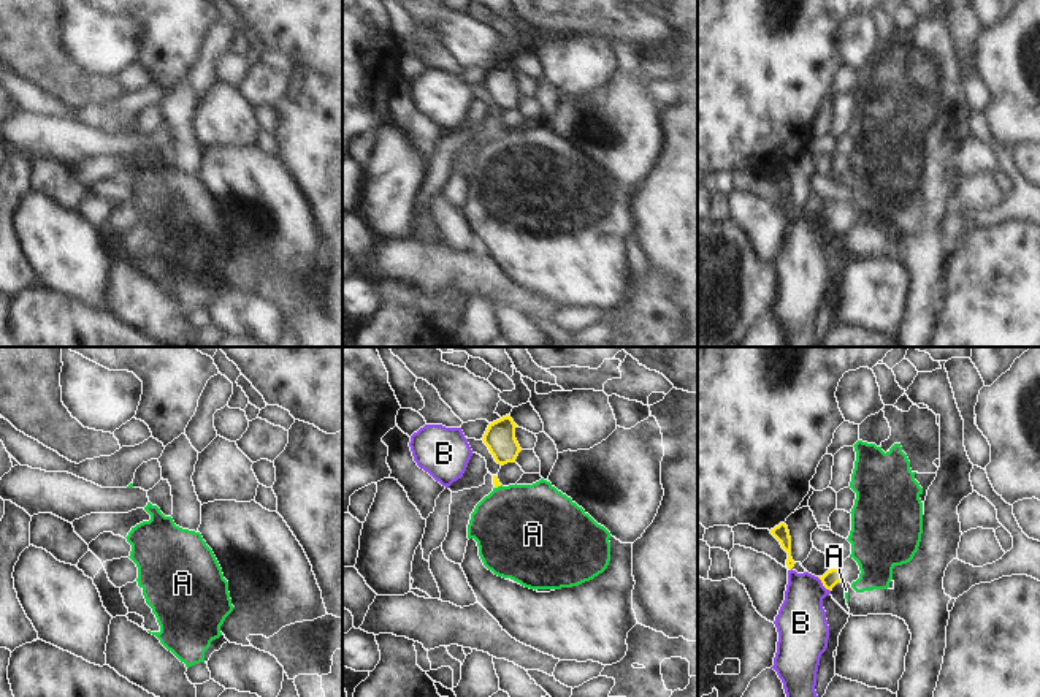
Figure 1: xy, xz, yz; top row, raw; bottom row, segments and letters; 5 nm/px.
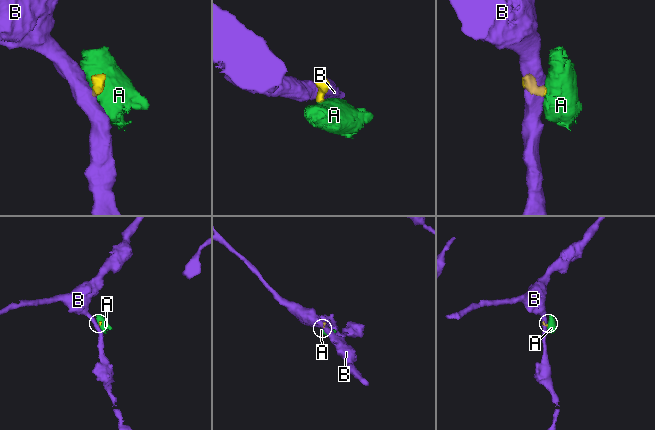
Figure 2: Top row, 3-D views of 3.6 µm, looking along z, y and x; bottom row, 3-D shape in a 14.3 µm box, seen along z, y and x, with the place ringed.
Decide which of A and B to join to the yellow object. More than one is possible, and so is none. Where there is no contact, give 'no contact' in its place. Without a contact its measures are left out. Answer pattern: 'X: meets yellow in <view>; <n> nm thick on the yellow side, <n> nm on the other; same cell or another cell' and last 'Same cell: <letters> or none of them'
A: meets yellow in xz; 40 nm thick on the yellow side, 460 nm on the other; another cell
B: meets yellow in yz; 80 nm thick on the yellow side, 260 nm on the other; another cell
Same cell: none of them

